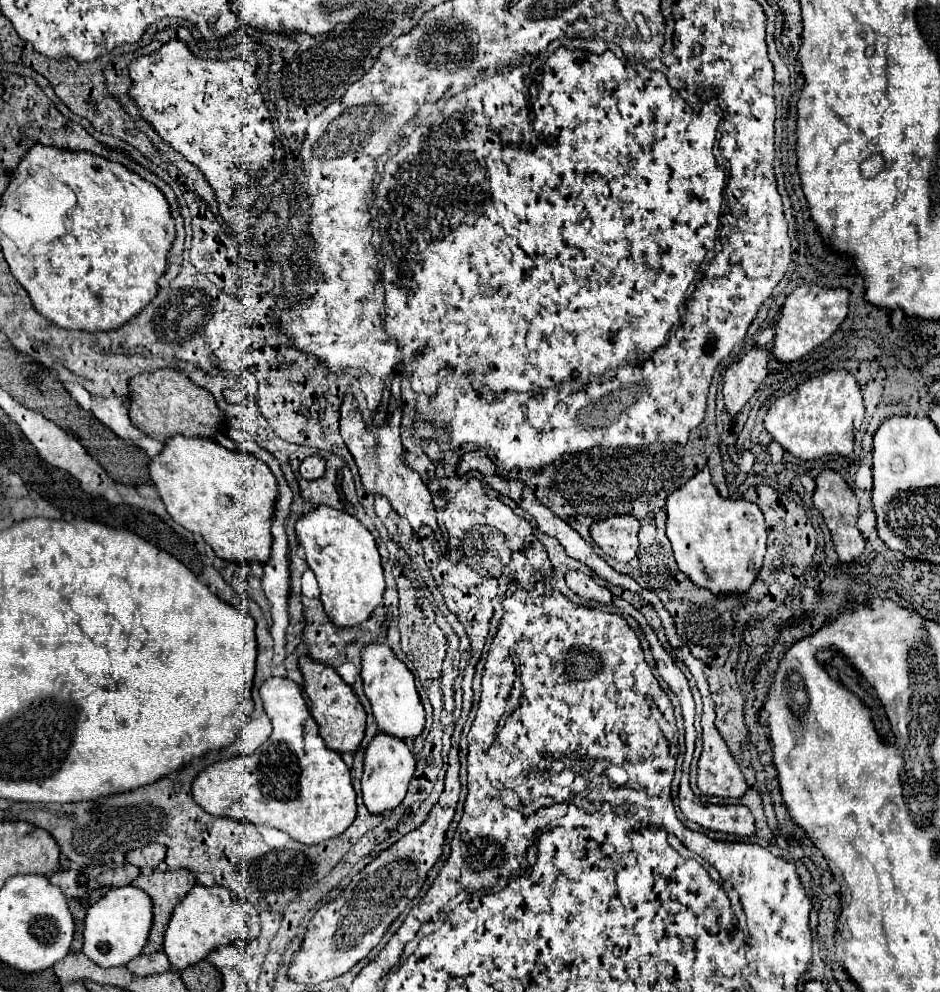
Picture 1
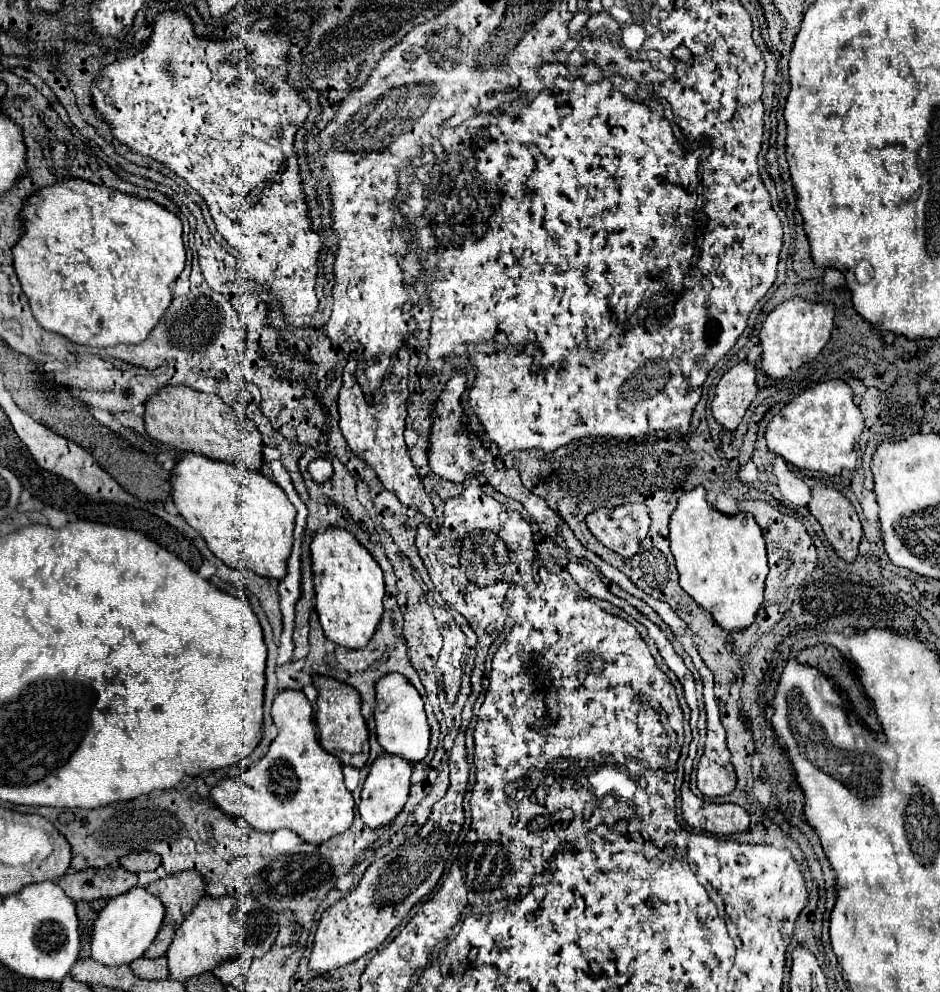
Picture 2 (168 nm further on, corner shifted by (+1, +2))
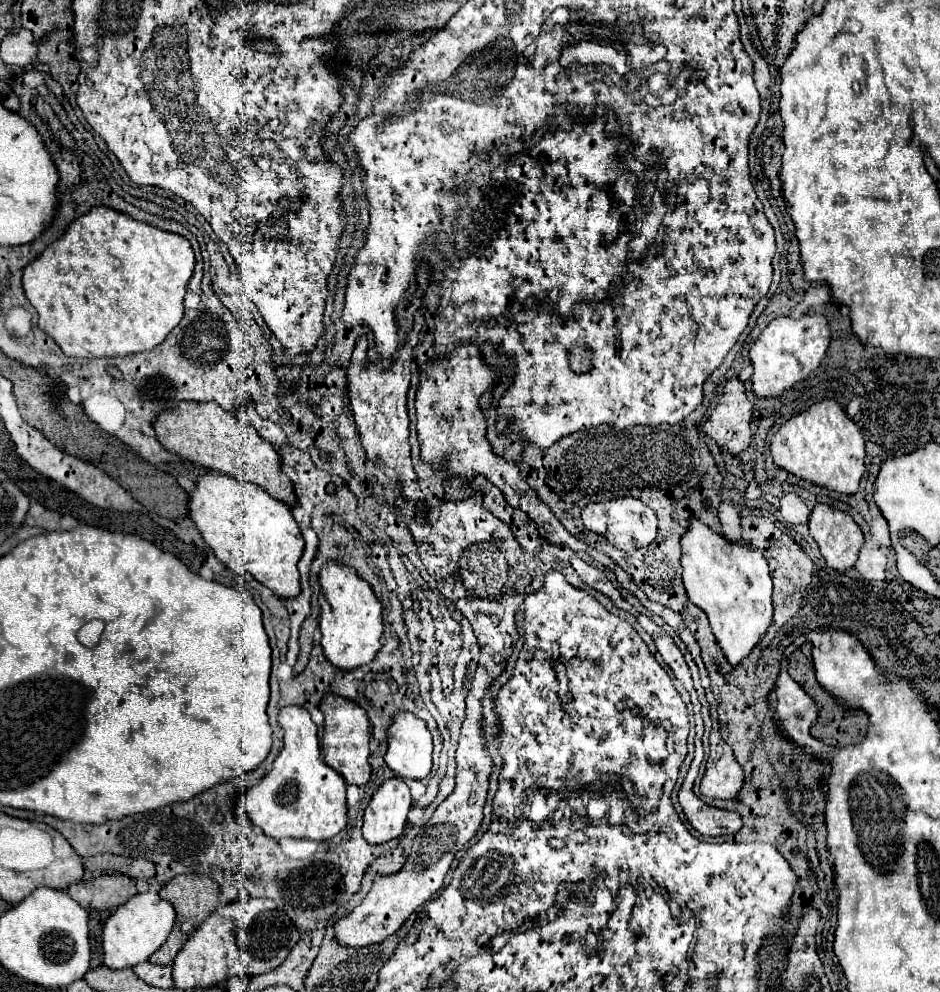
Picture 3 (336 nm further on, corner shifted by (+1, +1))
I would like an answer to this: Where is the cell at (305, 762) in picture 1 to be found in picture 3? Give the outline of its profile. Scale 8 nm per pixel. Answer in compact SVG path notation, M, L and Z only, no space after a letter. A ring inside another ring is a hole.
M282 707L278 713L278 723L284 731L284 747L280 755L274 761L274 767L262 777L260 783L256 783L252 789L246 791L242 801L246 803L246 813L250 821L264 831L264 835L274 839L284 837L298 837L298 839L314 839L314 841L326 841L338 835L346 823L346 783L340 773L332 771L322 759L318 737L316 737L316 725L310 719L310 713L304 707Z

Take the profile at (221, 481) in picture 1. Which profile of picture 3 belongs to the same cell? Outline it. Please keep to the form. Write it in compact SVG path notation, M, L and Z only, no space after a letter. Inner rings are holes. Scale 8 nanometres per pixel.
M208 471L198 477L194 491L190 493L188 517L194 521L218 561L228 569L238 571L240 565L278 597L296 597L300 593L296 563L302 555L304 539L292 509L286 503L280 503L258 485Z

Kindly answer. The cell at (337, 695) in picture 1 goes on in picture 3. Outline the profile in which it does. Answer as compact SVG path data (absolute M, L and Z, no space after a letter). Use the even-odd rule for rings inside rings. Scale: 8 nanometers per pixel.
M324 695L318 709L324 715L324 735L322 735L322 755L324 761L338 771L344 781L350 785L364 785L370 779L370 763L368 763L368 741L370 741L370 721L366 711L352 703L352 699L344 699L342 695Z

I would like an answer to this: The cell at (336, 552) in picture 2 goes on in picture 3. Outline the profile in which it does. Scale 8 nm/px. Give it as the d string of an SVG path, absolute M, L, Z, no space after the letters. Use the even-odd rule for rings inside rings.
M328 559L326 565L320 569L320 587L322 597L320 603L320 631L322 631L322 647L328 661L340 669L356 669L360 665L370 663L378 649L382 637L382 607L376 599L372 587L364 583L348 567L336 559Z

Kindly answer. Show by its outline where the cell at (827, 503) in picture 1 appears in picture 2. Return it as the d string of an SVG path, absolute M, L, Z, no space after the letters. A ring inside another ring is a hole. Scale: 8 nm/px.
M818 484L812 488L812 500L808 504L808 510L820 522L824 536L834 552L842 560L854 562L864 532L858 514L848 498L834 488Z

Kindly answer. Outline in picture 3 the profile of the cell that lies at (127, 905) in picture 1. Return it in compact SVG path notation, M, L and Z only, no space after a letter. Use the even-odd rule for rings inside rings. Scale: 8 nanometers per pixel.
M156 891L138 893L132 899L128 899L108 917L102 929L104 965L110 969L124 969L146 961L166 941L168 933L172 931L174 917L174 907L168 901L164 901Z

